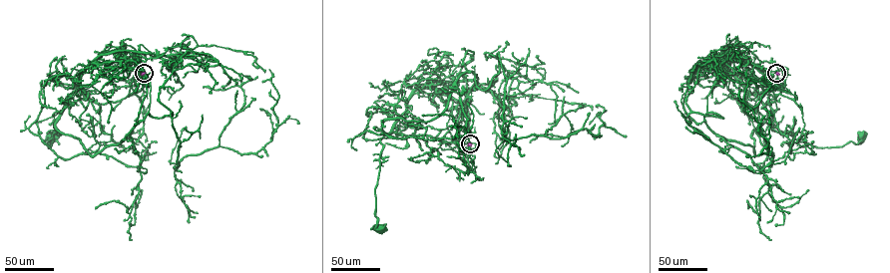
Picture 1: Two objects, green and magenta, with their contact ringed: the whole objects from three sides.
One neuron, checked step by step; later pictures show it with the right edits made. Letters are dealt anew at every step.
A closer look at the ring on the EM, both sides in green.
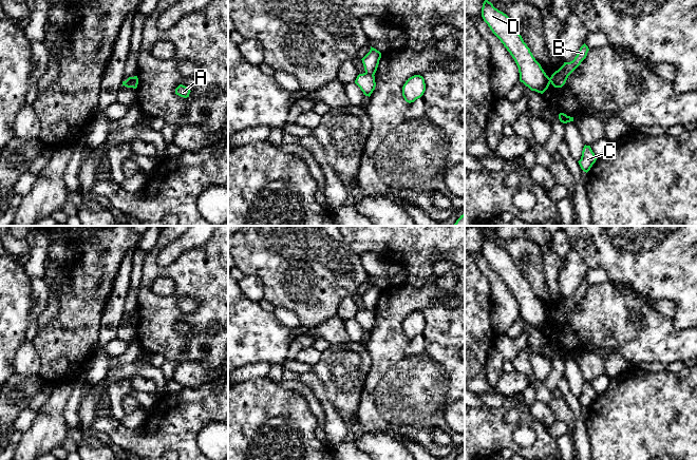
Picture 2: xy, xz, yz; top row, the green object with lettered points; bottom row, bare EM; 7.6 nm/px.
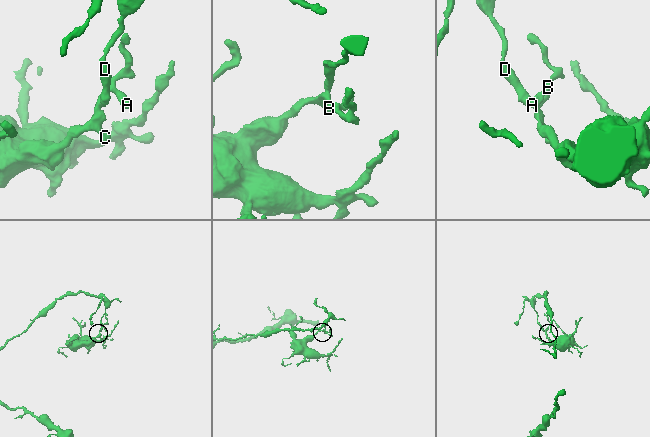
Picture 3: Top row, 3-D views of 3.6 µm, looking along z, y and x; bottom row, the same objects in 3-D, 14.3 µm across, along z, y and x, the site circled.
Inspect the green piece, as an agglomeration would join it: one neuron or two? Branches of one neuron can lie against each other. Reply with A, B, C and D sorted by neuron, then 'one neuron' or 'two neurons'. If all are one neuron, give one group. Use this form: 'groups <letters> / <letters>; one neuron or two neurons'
groups A B C / D; two neurons

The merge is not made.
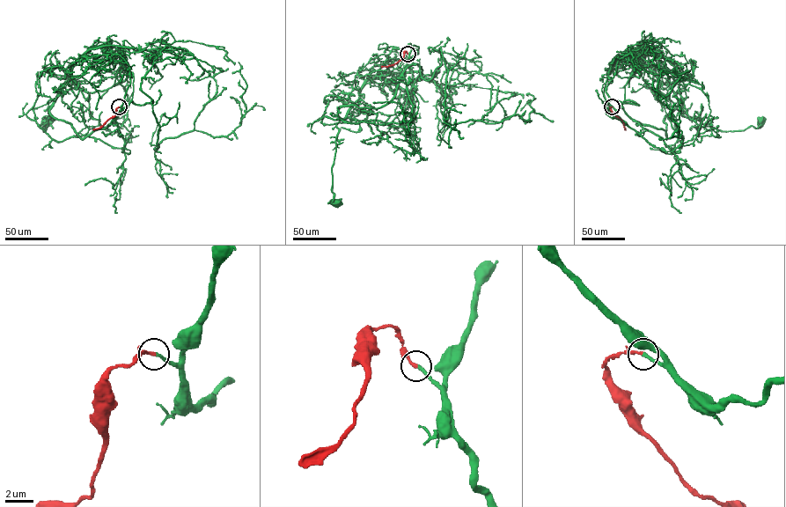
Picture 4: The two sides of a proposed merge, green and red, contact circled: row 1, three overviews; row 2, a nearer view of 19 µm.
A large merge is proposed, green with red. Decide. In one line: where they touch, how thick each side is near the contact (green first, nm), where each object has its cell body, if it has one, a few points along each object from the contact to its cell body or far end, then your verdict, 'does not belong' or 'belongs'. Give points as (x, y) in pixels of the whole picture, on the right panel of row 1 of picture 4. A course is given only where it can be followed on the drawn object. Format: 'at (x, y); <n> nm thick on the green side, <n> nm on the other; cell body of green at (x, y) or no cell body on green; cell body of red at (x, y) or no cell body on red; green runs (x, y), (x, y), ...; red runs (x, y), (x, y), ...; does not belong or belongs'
at (612, 106); 220 nm thick on the green side, 240 nm on the other; cell body of green at (762, 121); no cell body on red; green runs (612, 106), (662, 128), (666, 138), (664, 119), (679, 105), (688, 116), (722, 131), (757, 128), (762, 120); red runs (612, 106), (610, 109), (622, 121), (626, 129); belongs

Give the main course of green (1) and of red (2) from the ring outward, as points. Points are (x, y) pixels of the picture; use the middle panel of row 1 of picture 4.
1: (407, 54), (413, 63), (402, 73), (388, 102), (378, 108), (339, 108), (332, 166), (333, 201), (338, 203)
2: (407, 54), (405, 51), (403, 57), (395, 63), (381, 67)

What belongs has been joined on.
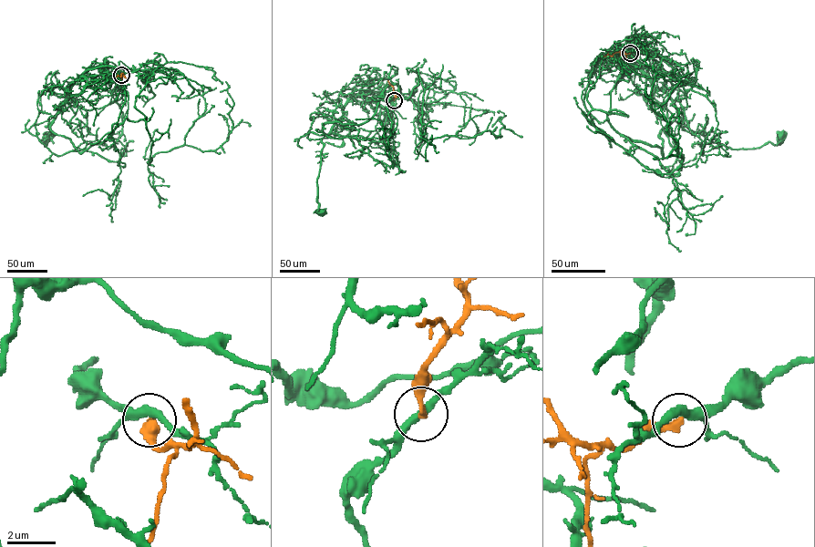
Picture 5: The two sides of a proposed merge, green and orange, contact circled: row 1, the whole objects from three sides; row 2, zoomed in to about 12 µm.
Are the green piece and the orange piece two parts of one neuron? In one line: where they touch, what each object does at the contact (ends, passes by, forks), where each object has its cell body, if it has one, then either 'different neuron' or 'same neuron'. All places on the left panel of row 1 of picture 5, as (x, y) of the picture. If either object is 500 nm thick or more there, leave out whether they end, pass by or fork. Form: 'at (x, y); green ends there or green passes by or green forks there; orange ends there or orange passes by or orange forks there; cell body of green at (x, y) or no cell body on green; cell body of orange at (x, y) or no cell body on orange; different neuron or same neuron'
at (121, 75); green passes by; orange ends there; cell body of green at (50, 136); no cell body on orange; different neuron

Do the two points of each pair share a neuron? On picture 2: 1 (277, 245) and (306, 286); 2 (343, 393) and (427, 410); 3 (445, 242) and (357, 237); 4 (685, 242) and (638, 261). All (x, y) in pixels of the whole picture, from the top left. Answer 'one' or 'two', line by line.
1: one
2: two
3: one
4: one

